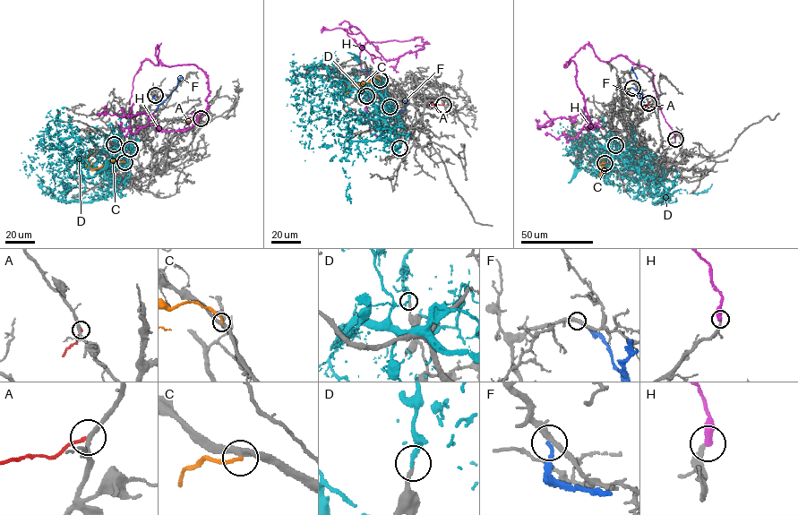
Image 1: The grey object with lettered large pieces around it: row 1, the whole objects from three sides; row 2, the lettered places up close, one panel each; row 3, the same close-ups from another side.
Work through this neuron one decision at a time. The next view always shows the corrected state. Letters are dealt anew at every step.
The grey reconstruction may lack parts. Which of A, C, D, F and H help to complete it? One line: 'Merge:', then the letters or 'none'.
Merge: none

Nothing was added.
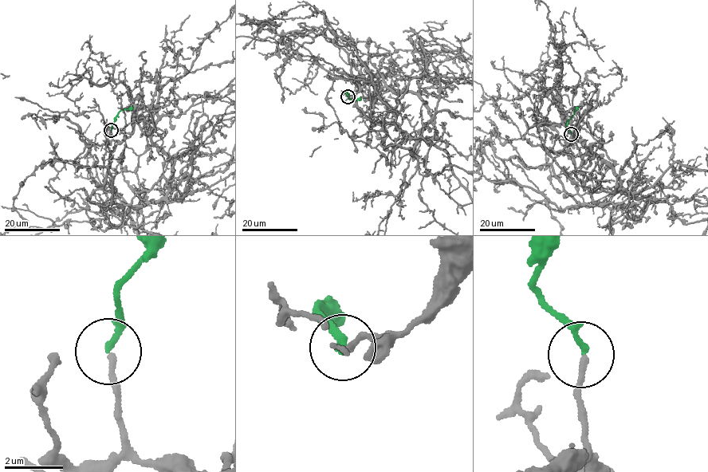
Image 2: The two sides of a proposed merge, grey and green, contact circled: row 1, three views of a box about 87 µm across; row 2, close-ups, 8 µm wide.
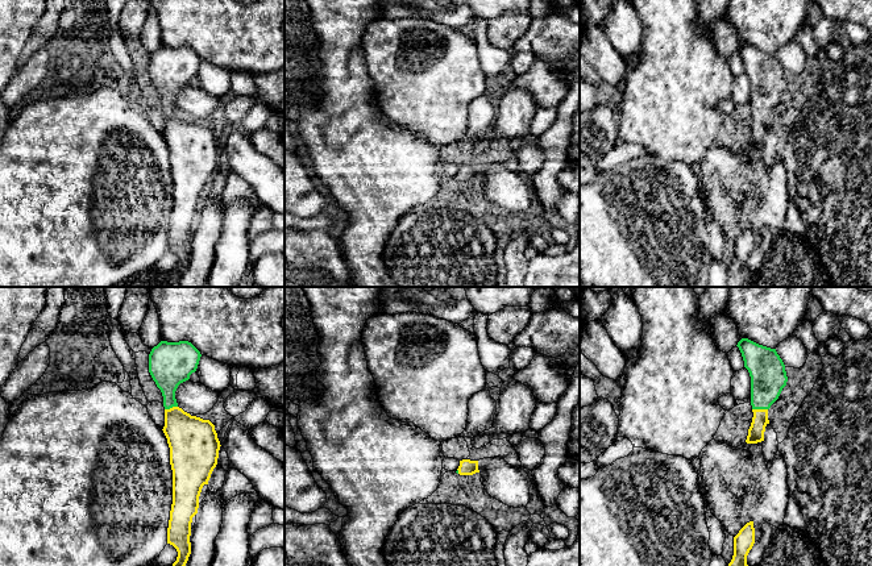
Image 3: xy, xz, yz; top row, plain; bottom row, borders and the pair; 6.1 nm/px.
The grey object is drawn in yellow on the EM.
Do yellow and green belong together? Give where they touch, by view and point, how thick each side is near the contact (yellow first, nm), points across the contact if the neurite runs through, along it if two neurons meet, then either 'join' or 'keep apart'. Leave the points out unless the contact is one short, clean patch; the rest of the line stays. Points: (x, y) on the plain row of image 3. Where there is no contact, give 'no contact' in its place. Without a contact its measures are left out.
contact yz (760, 115); calibres 100 and 220 nm; way yz (756, 136), (760, 115), (760, 105), (768, 82); join

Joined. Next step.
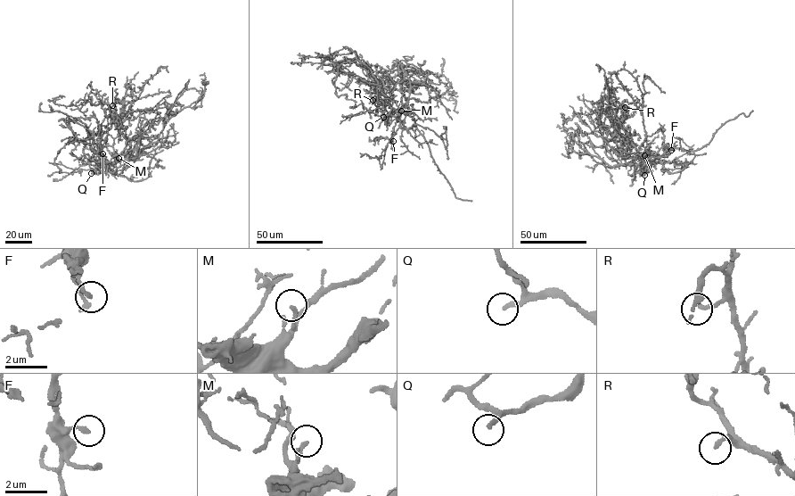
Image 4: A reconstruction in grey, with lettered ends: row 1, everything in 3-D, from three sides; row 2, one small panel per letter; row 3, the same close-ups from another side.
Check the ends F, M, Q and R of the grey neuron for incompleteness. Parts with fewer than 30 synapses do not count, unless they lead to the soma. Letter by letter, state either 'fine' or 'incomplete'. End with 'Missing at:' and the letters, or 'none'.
F: fine
M: fine
Q: incomplete
R: fine
Missing at: Q

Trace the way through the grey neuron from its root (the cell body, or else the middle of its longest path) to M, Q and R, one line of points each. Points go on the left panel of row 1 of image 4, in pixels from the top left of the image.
M: (107, 163), (115, 161), (118, 158)
Q: (107, 163), (99, 159), (97, 162), (102, 172), (91, 173)
R: (107, 163), (114, 154), (114, 139), (118, 134), (117, 120), (111, 118), (115, 111), (112, 105)

